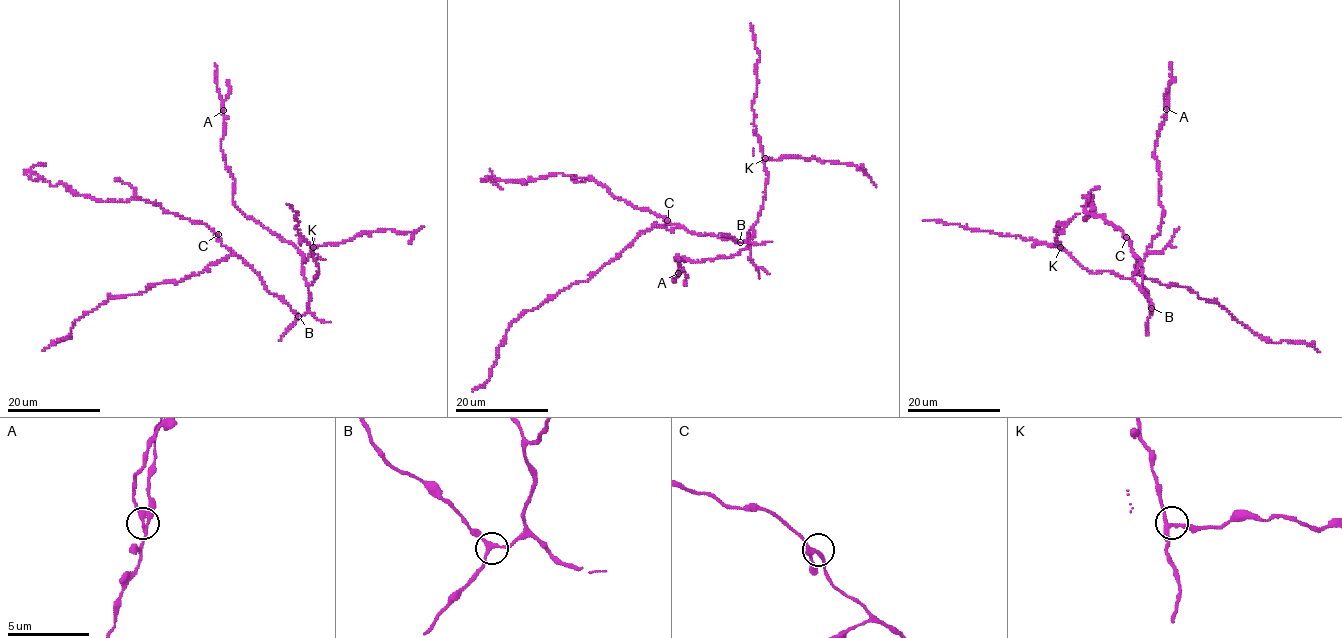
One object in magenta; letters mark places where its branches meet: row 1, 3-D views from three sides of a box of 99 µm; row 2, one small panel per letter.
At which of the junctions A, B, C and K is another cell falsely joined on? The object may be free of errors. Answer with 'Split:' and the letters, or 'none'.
Split: A

